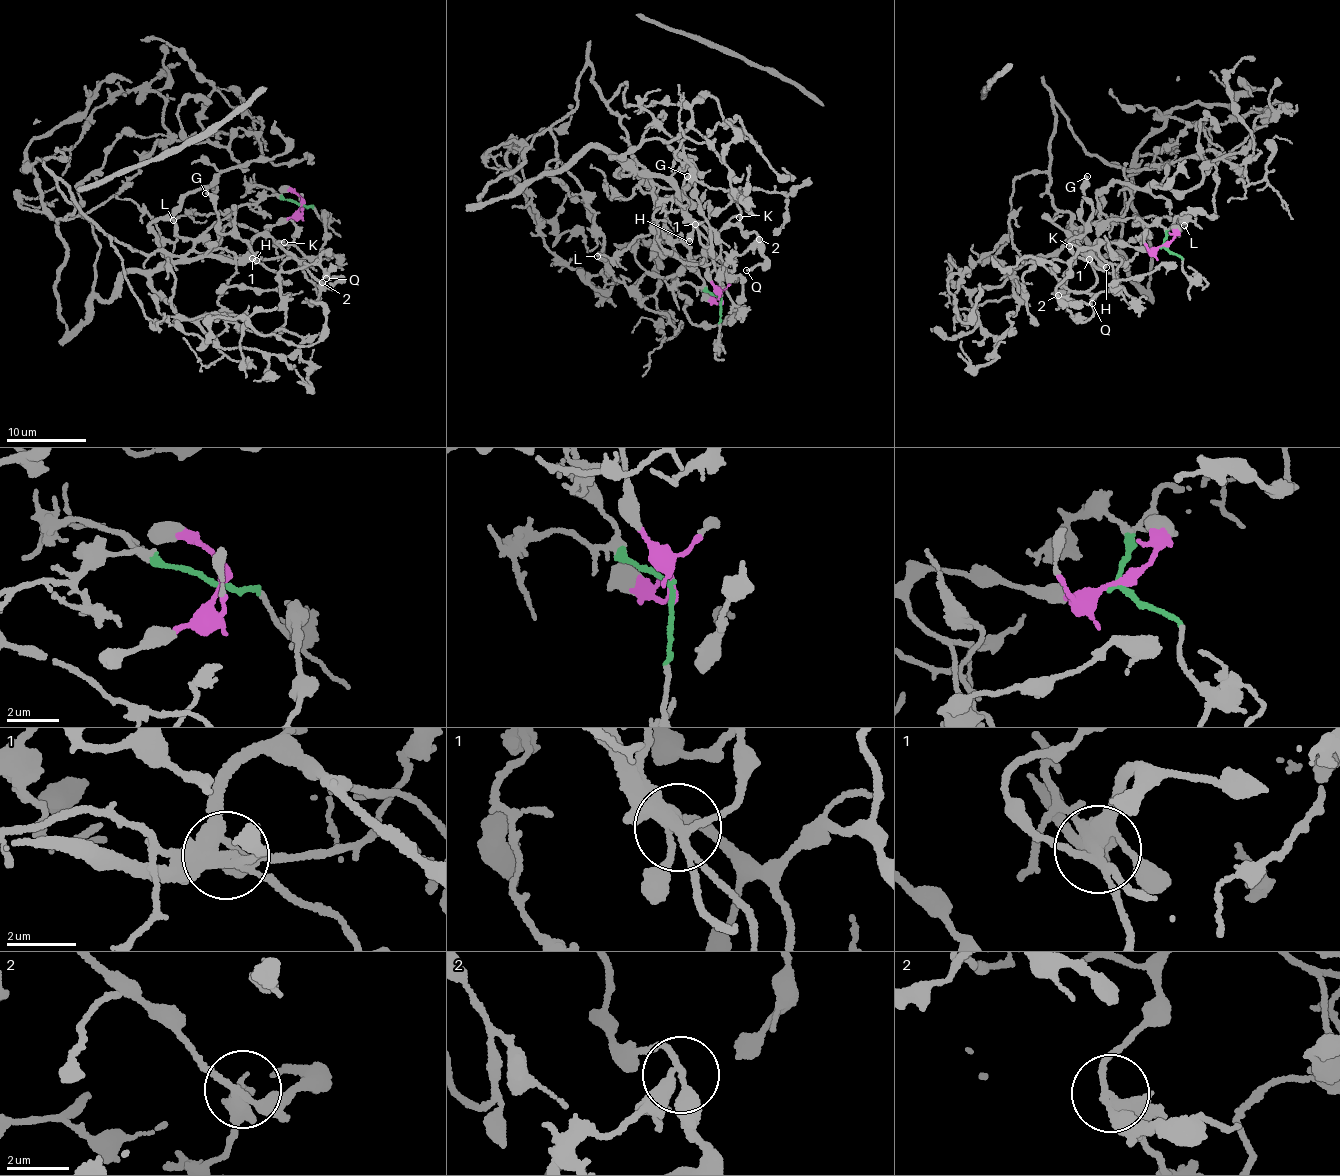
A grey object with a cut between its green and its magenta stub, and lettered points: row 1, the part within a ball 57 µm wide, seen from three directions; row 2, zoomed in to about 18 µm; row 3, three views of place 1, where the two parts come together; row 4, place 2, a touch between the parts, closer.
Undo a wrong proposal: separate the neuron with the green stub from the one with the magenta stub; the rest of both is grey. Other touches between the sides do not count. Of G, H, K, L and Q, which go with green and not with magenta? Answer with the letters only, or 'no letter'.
L

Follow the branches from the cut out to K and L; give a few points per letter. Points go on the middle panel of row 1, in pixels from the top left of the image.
K: (721, 298), (719, 288), (711, 282), (705, 245), (734, 216), (740, 217)
L: (720, 299), (708, 291), (692, 266), (691, 251), (657, 228), (641, 235), (611, 258), (596, 256)

